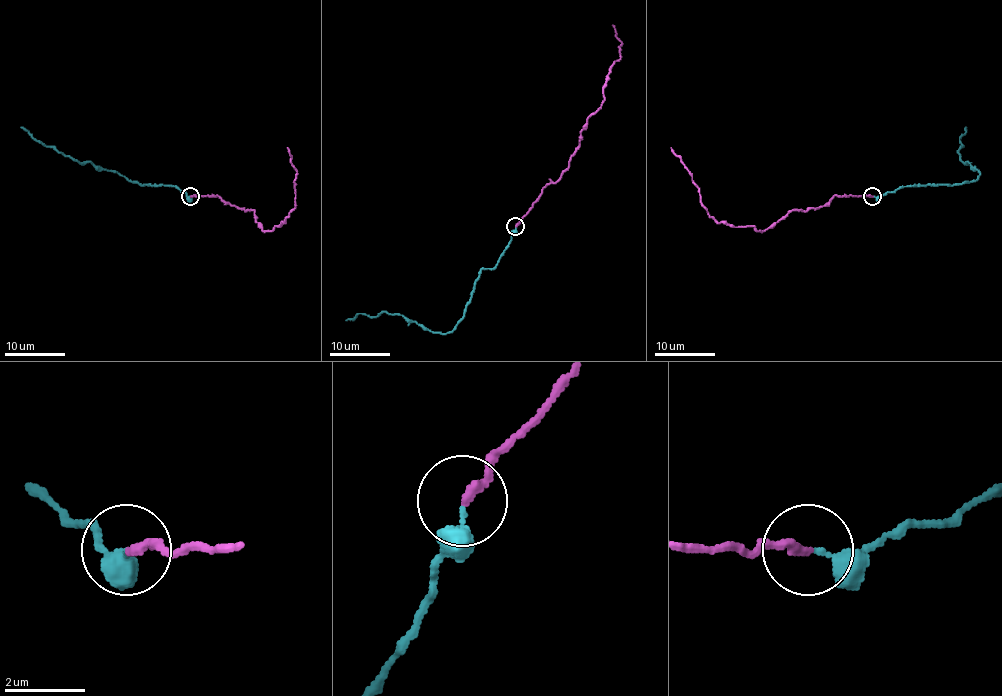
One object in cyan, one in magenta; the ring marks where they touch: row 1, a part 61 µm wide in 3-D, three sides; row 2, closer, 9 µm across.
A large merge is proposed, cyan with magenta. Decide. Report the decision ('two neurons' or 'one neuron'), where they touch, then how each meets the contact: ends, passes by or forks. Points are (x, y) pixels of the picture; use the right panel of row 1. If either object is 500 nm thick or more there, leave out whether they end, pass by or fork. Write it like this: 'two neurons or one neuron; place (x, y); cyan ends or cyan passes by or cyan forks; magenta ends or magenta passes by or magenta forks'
one neuron; place (872, 196); cyan ends; magenta ends

